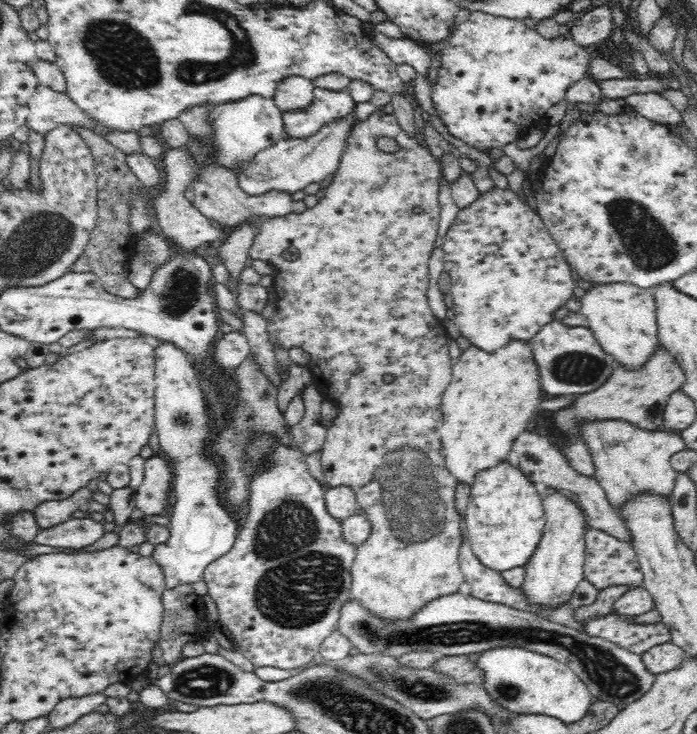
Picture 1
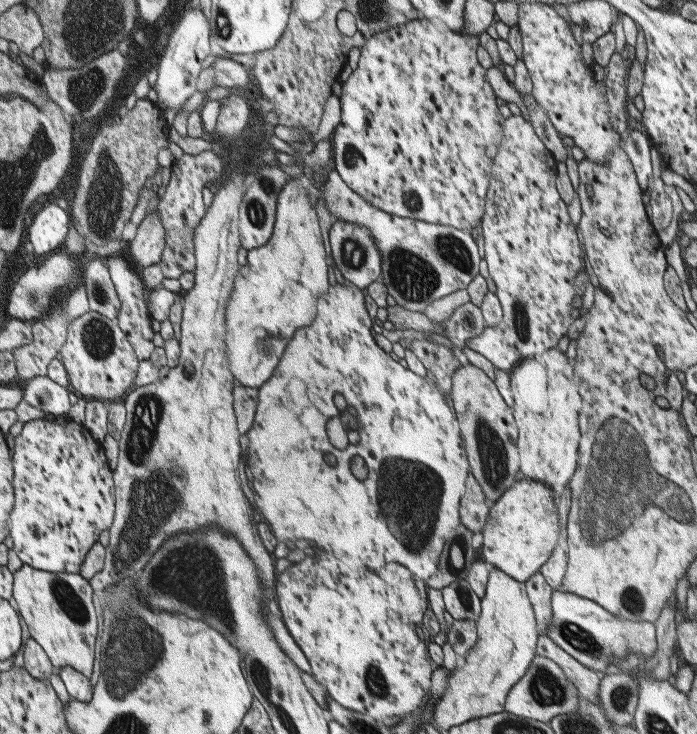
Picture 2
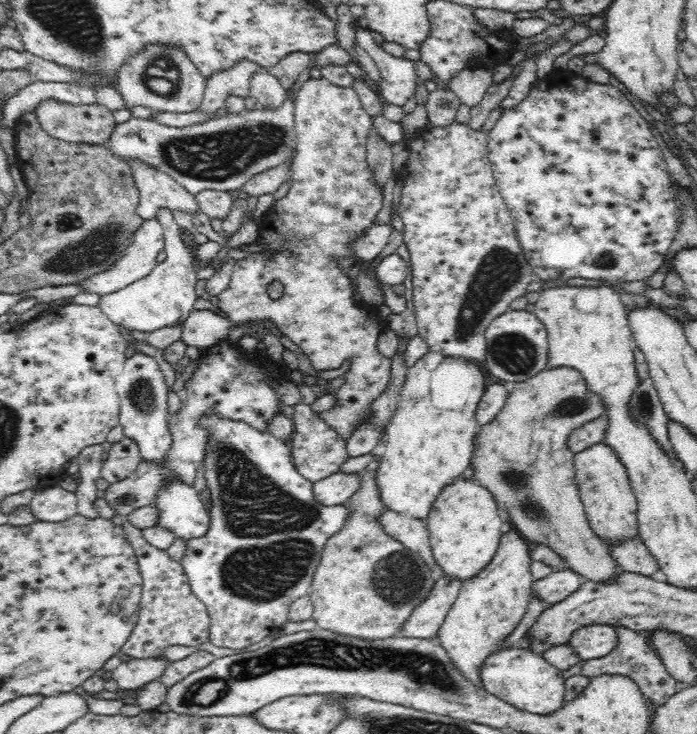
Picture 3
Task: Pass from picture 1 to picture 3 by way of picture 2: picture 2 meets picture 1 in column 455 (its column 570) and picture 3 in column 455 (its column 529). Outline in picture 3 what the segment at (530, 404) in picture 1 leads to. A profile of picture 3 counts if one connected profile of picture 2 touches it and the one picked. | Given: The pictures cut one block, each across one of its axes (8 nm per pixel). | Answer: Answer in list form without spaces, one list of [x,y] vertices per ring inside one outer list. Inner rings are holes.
[[[434,350],[411,366],[405,385],[398,394],[398,409],[388,424],[386,446],[382,448],[386,462],[376,468],[375,484],[385,508],[425,520],[441,490],[468,472],[469,461],[472,461],[473,437],[480,429],[477,415],[488,388],[487,373],[478,361],[451,357]]]

